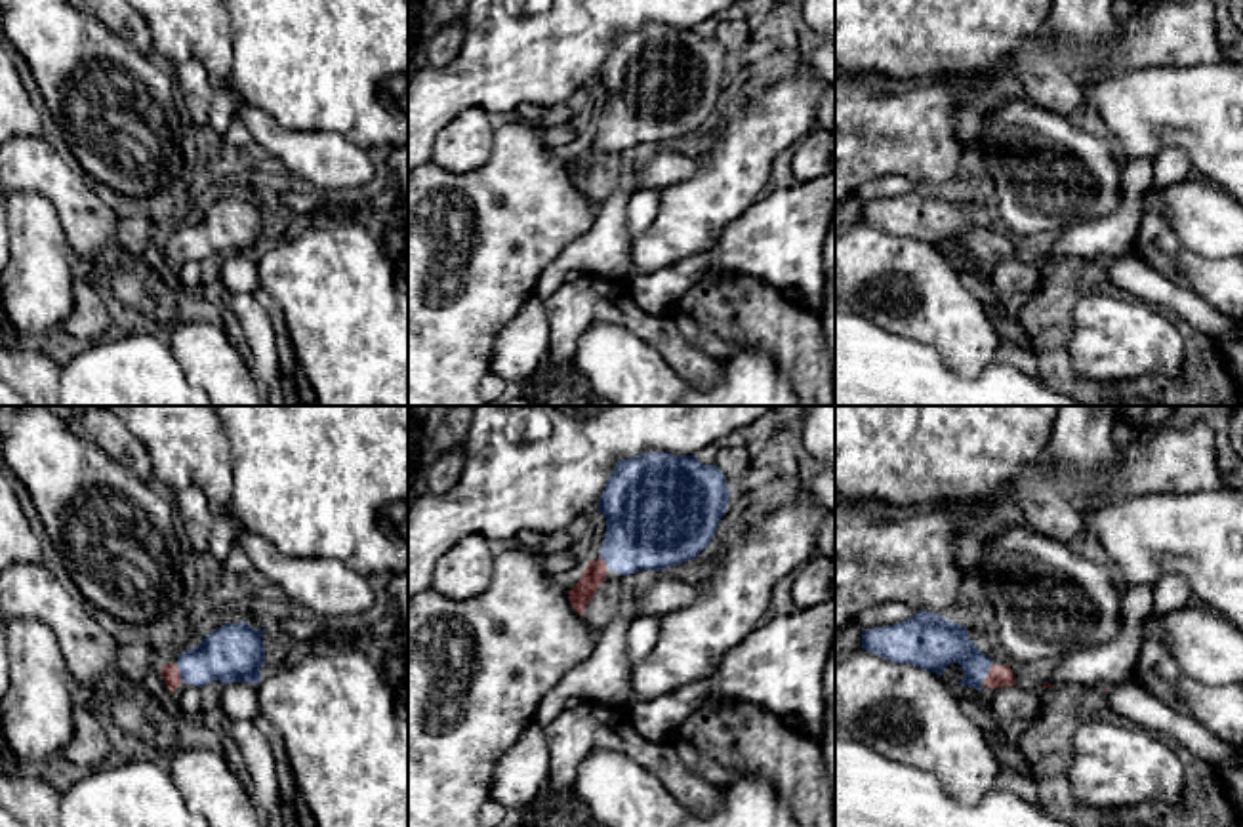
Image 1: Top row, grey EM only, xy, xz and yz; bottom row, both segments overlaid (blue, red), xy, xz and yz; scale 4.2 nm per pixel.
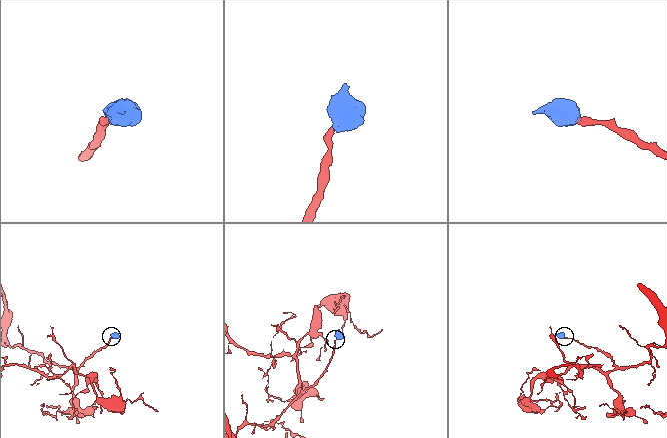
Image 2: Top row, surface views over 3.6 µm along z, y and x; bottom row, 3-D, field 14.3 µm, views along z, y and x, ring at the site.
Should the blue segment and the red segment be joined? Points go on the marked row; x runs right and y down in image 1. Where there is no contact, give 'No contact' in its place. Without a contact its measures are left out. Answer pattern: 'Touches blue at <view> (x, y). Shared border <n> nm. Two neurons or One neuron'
Touches blue at yz (988, 671). Shared border 90 nm. One neuron

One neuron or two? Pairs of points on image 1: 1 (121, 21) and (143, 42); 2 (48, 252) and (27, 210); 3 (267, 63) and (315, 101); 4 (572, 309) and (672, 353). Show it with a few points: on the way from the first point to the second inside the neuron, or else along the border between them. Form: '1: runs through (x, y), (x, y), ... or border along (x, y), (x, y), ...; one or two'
1: runs through (126, 25), (138, 37); one
2: runs through (39, 242), (33, 220); one
3: runs through (279, 65), (304, 90); one
4: runs through (597, 309), (614, 309), (647, 328); one

